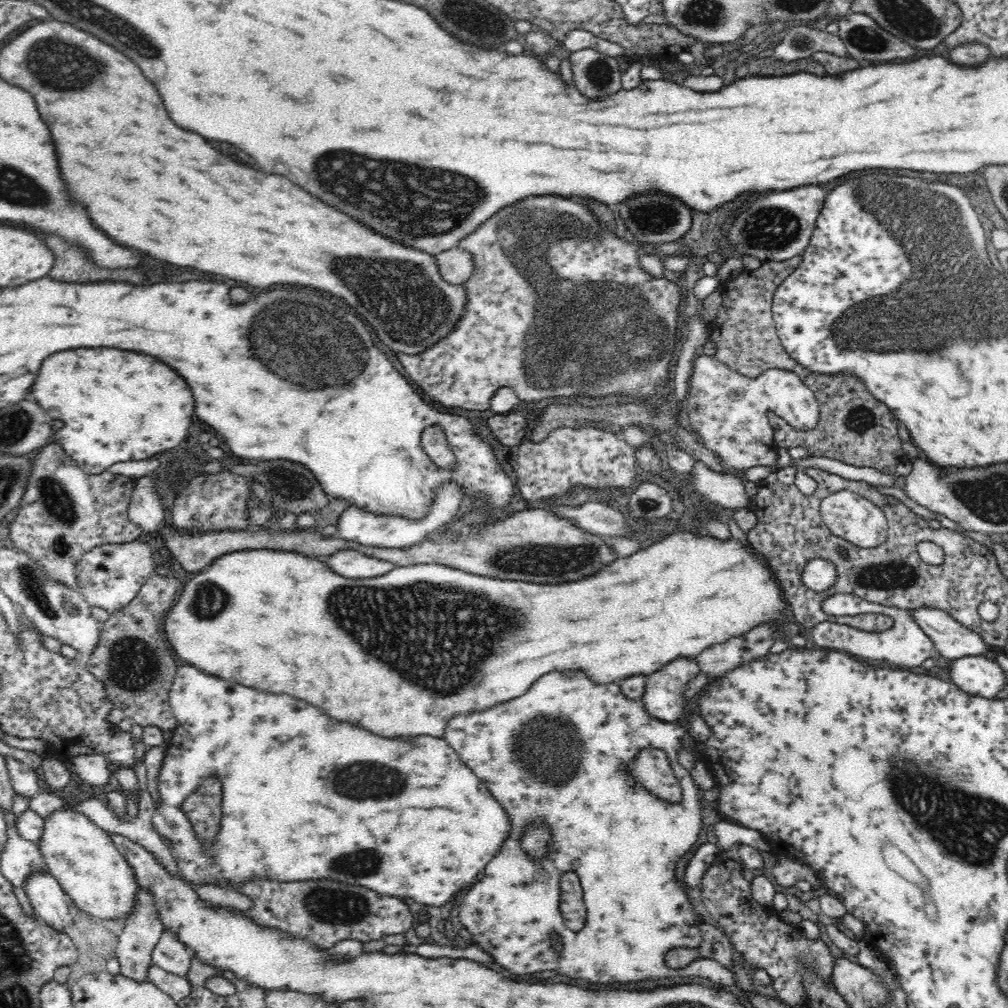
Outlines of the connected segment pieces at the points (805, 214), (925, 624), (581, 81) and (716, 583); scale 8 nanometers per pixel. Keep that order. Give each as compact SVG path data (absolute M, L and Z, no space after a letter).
M804 186L794 188L792 192L770 192L768 196L758 196L754 202L746 204L728 230L728 244L732 244L732 252L736 256L726 260L730 266L719 265L714 278L706 275L697 281L692 290L693 301L700 307L706 296L722 289L727 281L735 279L744 270L742 256L754 256L768 264L786 262L794 256L804 255L816 227L816 218L824 206L824 198L826 190L818 186Z
M919 608L911 611L916 624L930 637L939 656L945 660L956 660L962 656L984 656L995 661L998 653L992 652L984 639L966 628L946 611L936 608Z
M591 48L571 52L568 59L574 84L586 98L612 96L622 88L620 60Z
M677 532L667 536L667 538L652 543L650 547L642 548L639 551L631 554L627 557L617 557L616 560L608 562L606 566L602 566L598 572L594 572L594 576L588 576L584 580L576 580L576 582L568 582L568 584L526 584L526 582L518 582L518 580L492 580L492 578L484 578L484 576L472 576L468 572L460 572L456 568L448 568L448 566L440 566L440 564L416 564L416 566L400 566L400 568L394 568L392 572L384 574L384 576L378 576L378 578L368 578L368 580L352 580L350 578L344 578L344 576L336 576L336 572L332 572L327 564L318 562L316 558L308 558L305 554L300 552L276 552L276 550L252 550L252 552L244 552L240 550L238 552L232 552L232 554L222 554L218 558L212 560L208 564L208 568L204 567L202 570L194 573L194 577L184 580L181 583L181 587L176 594L176 600L172 604L172 608L166 612L166 616L163 618L162 632L166 640L167 646L174 650L179 662L192 666L198 666L202 672L208 672L210 676L216 676L228 680L236 680L238 684L244 684L244 686L252 686L252 688L258 688L258 690L266 690L266 692L274 692L274 694L290 694L290 696L296 696L300 700L306 700L318 708L322 708L326 714L330 716L336 716L336 720L344 720L344 722L354 722L358 726L364 726L368 728L370 732L378 734L378 736L386 736L386 738L404 738L404 736L438 736L442 738L444 734L444 728L448 724L448 720L454 716L454 714L466 714L466 712L474 712L474 710L486 710L498 702L506 702L510 698L516 698L516 696L522 696L540 676L548 674L548 672L570 672L570 670L580 670L584 672L586 677L598 685L618 683L625 678L631 676L644 675L648 676L656 670L662 668L664 664L672 662L674 658L678 656L690 656L694 659L704 648L708 648L710 644L716 644L716 642L724 642L728 640L730 636L736 636L736 634L744 634L748 632L752 626L756 624L762 624L762 622L768 622L768 624L778 624L782 626L784 624L784 610L786 610L786 600L782 596L782 591L778 587L778 582L774 579L774 575L770 573L770 569L766 566L766 561L762 556L752 557L746 549L744 549L738 540L732 537L729 541L722 541L716 537L709 536L696 536L695 532Z

